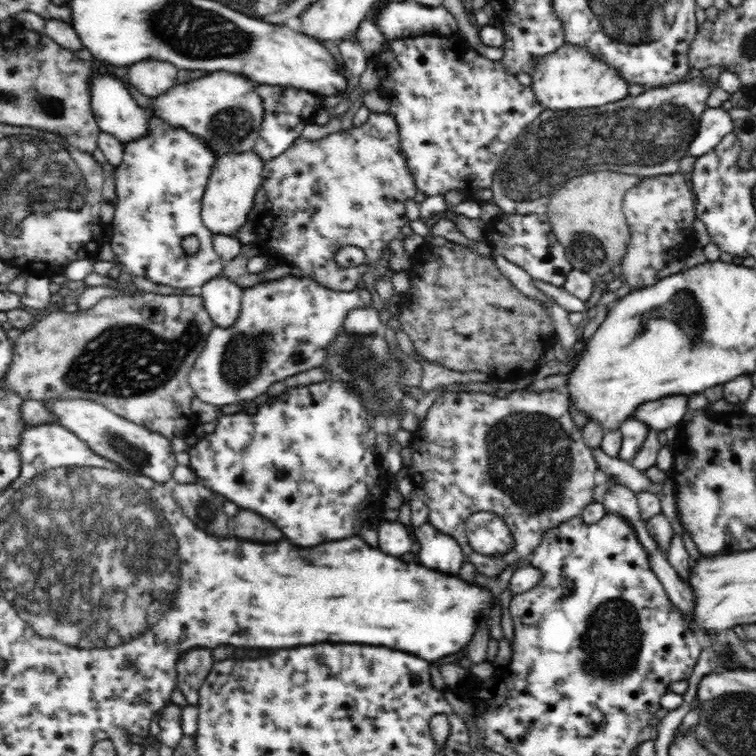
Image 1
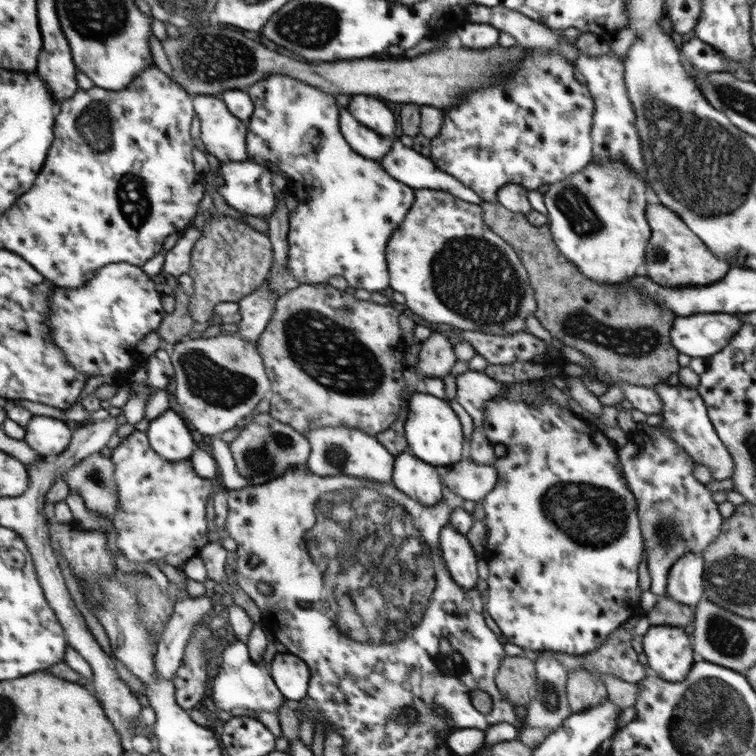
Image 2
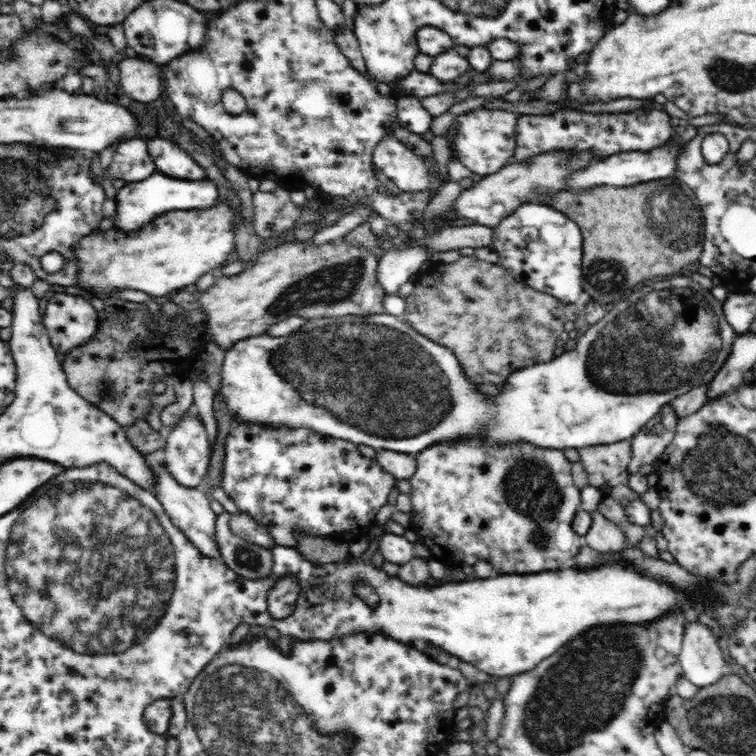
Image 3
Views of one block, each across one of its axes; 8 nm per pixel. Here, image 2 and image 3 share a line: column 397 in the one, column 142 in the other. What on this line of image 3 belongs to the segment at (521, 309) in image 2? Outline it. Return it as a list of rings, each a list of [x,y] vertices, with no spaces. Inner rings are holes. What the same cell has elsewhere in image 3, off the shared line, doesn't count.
[[[220,200],[216,208],[208,210],[165,213],[132,234],[123,234],[116,227],[109,230],[96,228],[75,245],[78,258],[76,285],[92,296],[100,292],[107,294],[109,307],[127,306],[116,295],[125,288],[140,290],[158,301],[167,299],[172,293],[193,289],[202,274],[222,267],[232,259],[235,218],[236,210],[226,200]]]

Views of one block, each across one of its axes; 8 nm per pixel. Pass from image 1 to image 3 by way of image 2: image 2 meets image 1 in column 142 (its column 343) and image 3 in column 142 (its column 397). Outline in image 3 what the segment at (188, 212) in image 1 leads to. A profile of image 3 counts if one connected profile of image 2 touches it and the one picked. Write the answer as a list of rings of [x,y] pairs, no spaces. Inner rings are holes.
[[[152,173],[148,179],[138,182],[127,182],[118,190],[115,197],[116,217],[114,227],[123,234],[138,232],[146,224],[171,211],[208,210],[218,206],[219,195],[216,184],[208,177],[204,180],[179,180],[166,173]]]

